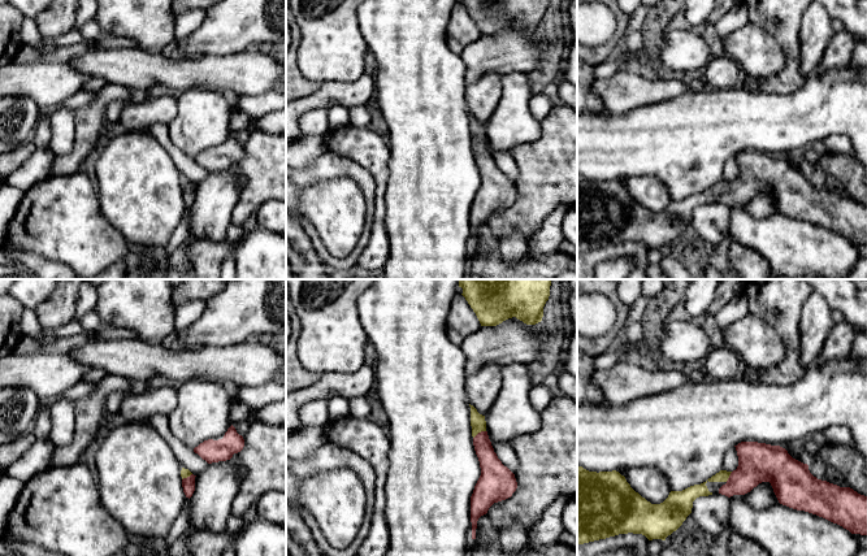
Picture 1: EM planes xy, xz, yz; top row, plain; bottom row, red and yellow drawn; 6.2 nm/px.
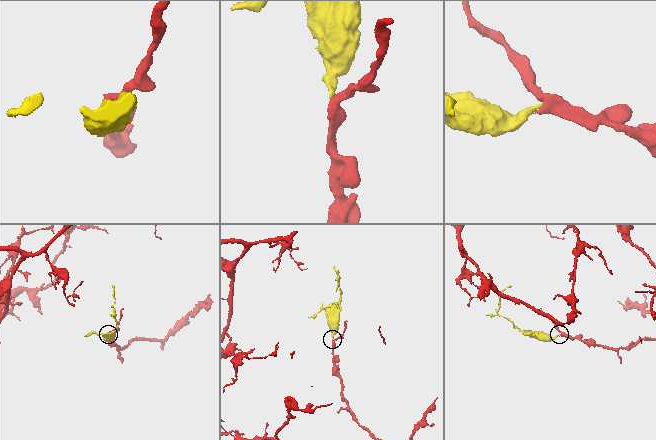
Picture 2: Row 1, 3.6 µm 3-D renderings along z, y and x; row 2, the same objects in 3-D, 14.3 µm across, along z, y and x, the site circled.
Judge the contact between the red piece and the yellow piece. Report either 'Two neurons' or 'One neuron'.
One neuron

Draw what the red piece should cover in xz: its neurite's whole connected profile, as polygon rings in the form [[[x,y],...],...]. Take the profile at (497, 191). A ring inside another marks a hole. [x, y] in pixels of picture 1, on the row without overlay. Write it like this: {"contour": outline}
{"contour": [[[471,114],[471,135],[481,184],[471,205],[472,248],[476,248],[477,230],[498,210],[512,205],[517,197],[515,183],[498,168],[486,140],[485,125]]]}

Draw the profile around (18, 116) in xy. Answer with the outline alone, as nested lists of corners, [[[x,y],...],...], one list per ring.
[[[27,97],[0,99],[0,155],[31,140],[39,118],[38,104]]]

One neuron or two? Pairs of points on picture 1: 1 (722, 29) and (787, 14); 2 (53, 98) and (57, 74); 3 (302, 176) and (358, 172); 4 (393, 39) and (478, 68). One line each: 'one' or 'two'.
1: two
2: one
3: one
4: two

